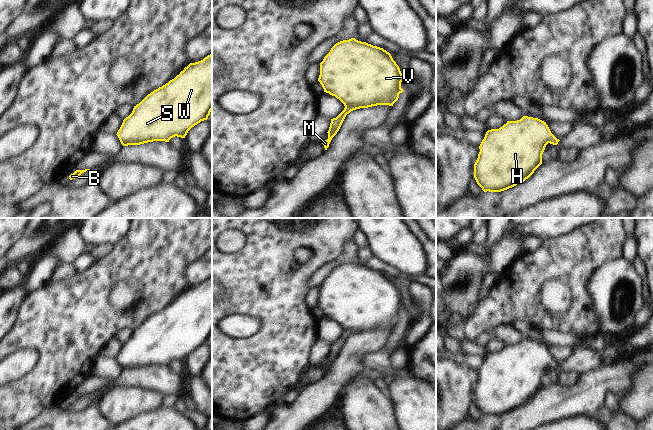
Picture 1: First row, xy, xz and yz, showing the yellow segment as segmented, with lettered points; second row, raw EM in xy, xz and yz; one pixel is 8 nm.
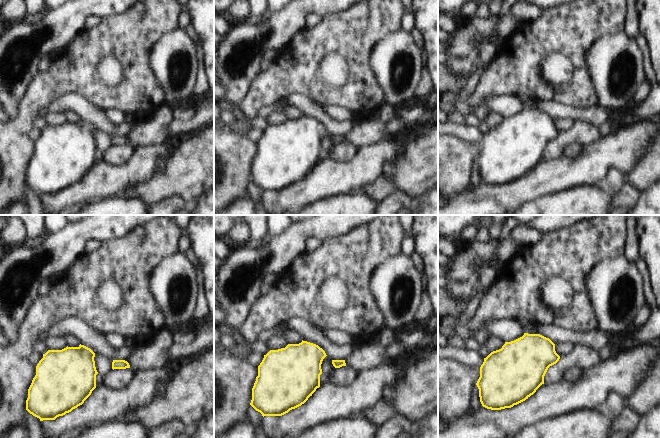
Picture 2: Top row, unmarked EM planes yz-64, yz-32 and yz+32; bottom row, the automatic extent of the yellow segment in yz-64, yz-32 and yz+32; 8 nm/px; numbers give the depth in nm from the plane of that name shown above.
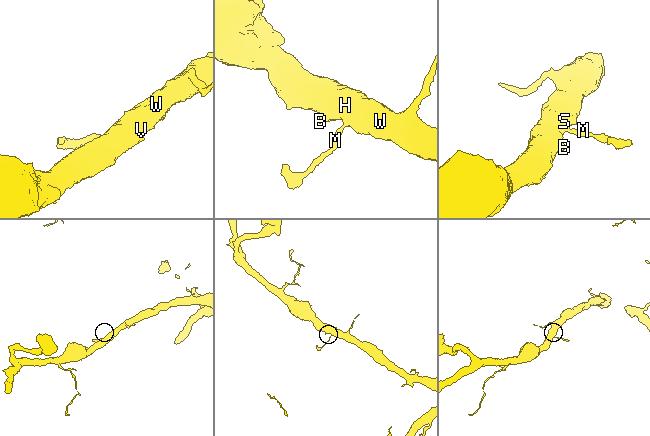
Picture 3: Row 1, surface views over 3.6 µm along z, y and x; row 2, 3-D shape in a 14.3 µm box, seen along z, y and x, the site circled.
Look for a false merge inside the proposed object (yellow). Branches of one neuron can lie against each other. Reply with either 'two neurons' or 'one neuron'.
one neuron

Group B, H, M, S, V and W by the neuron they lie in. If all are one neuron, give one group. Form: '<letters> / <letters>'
B H M S V W

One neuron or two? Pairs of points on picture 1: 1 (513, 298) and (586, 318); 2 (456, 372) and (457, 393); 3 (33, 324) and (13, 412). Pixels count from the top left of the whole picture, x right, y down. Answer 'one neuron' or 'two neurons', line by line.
1: one neuron
2: one neuron
3: one neuron

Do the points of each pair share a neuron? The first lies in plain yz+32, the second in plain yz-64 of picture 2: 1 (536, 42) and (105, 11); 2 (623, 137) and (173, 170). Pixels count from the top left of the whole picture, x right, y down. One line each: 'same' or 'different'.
1: different
2: different

